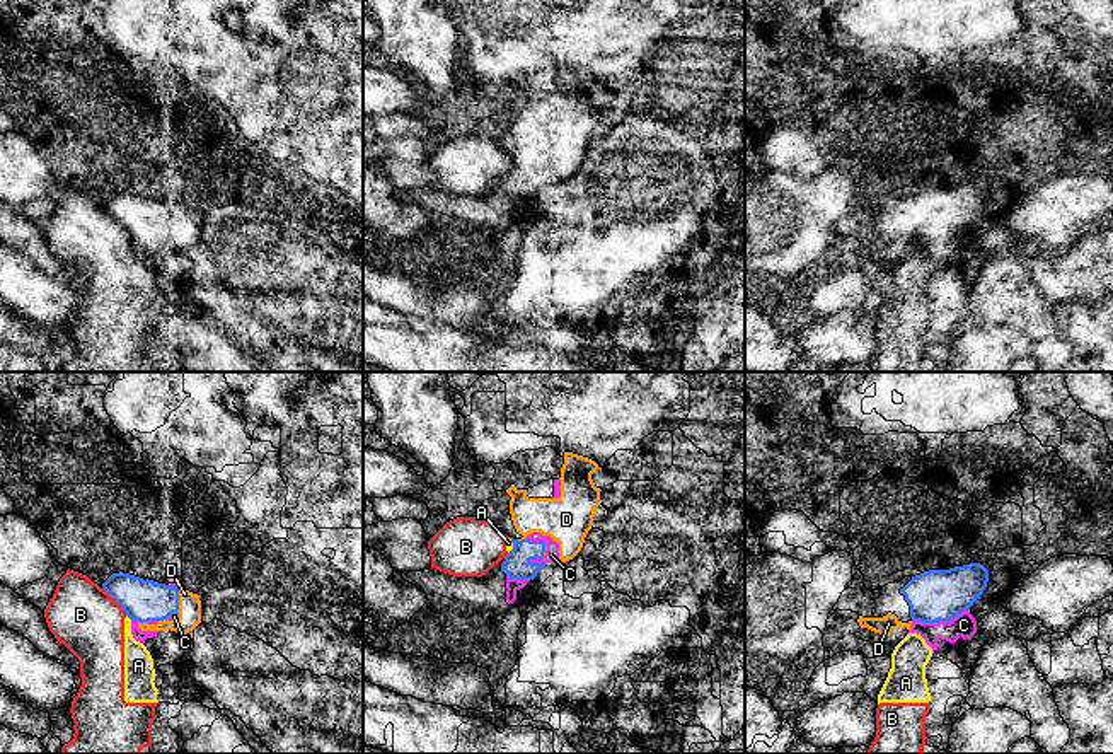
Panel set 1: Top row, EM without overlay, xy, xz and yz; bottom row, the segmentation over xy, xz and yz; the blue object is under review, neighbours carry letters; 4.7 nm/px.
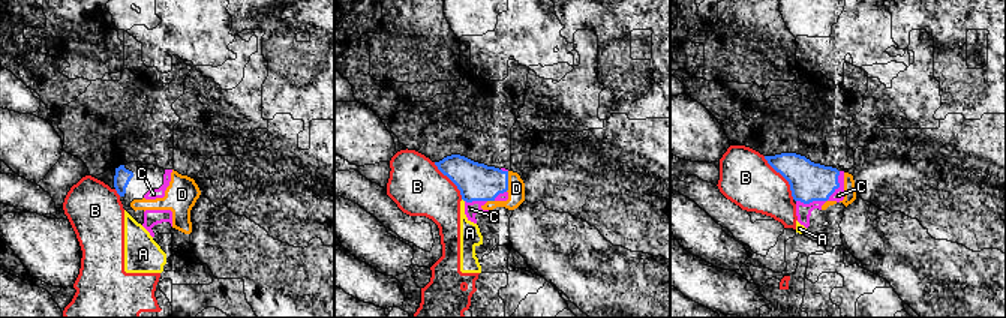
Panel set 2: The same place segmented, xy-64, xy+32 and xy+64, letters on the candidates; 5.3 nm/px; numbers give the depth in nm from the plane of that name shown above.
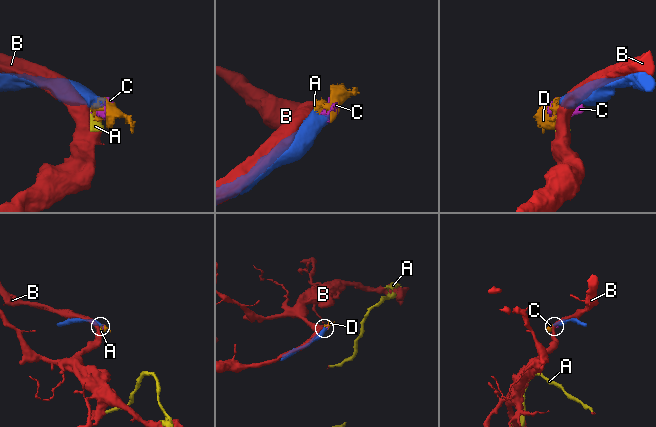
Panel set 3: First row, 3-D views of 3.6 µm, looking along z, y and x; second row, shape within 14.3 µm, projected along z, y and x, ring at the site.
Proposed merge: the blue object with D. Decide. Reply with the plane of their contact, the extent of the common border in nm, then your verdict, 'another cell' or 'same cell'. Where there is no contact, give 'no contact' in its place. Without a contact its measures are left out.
meets blue in xy; contact 120 nm long; same cell

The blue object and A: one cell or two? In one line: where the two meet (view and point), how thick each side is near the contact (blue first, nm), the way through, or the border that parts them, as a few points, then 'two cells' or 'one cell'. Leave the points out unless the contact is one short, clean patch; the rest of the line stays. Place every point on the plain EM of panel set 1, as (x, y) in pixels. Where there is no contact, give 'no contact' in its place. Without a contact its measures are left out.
meets blue in xy at (130, 236); 200 nm thick on the blue side, 140 nm on the other; two cells

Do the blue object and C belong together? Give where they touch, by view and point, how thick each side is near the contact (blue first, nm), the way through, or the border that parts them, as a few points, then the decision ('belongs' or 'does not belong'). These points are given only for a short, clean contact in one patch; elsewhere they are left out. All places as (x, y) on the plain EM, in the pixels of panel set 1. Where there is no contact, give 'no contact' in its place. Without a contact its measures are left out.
yz (939, 237) | 240/110 nm | does not belong

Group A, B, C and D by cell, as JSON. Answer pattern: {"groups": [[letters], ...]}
{"groups": [["A", "B"], ["C"], ["D"]]}

